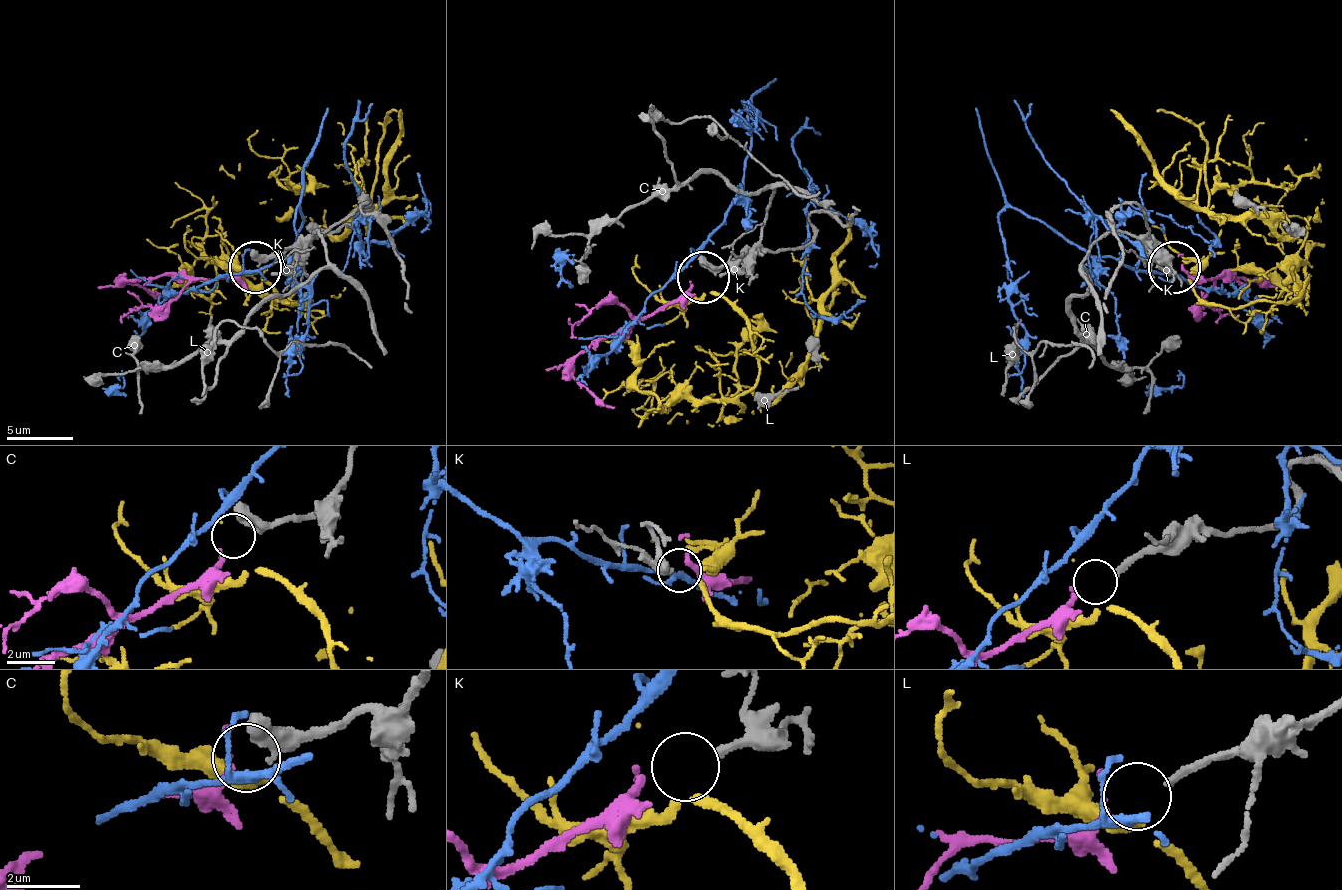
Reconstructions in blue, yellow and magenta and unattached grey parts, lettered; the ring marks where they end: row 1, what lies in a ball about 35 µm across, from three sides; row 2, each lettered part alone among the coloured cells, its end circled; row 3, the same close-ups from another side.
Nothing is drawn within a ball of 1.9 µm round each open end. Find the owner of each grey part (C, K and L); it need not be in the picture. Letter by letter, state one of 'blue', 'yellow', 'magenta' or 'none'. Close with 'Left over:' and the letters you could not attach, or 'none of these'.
C: none
K: yellow
L: magenta
Left over: C

